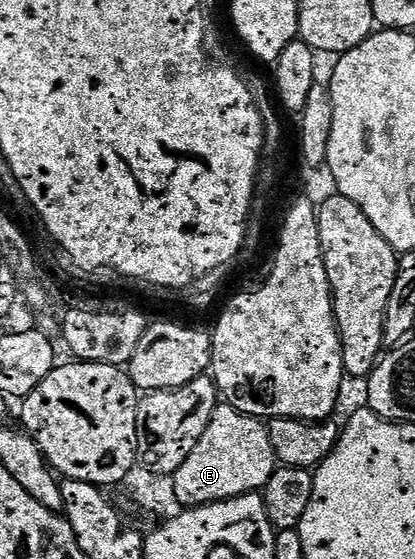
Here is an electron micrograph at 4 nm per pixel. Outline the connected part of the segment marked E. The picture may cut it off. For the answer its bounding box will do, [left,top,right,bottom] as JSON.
[172,402,275,509]

